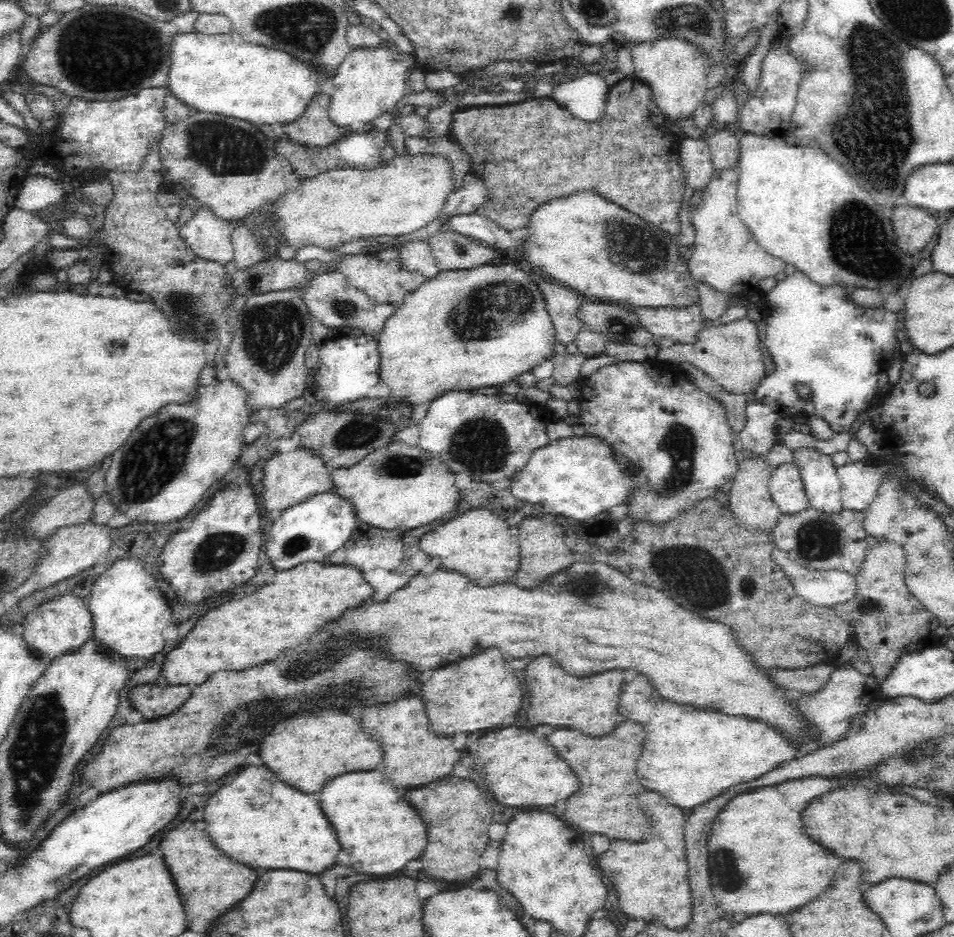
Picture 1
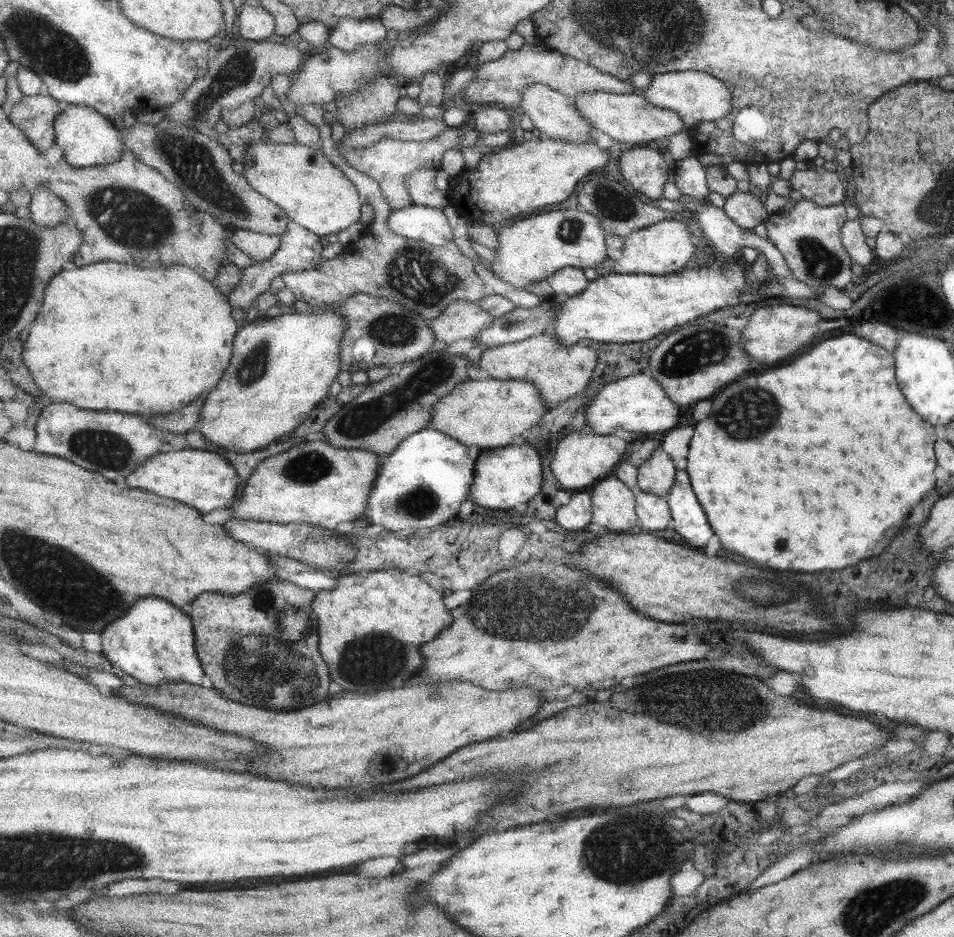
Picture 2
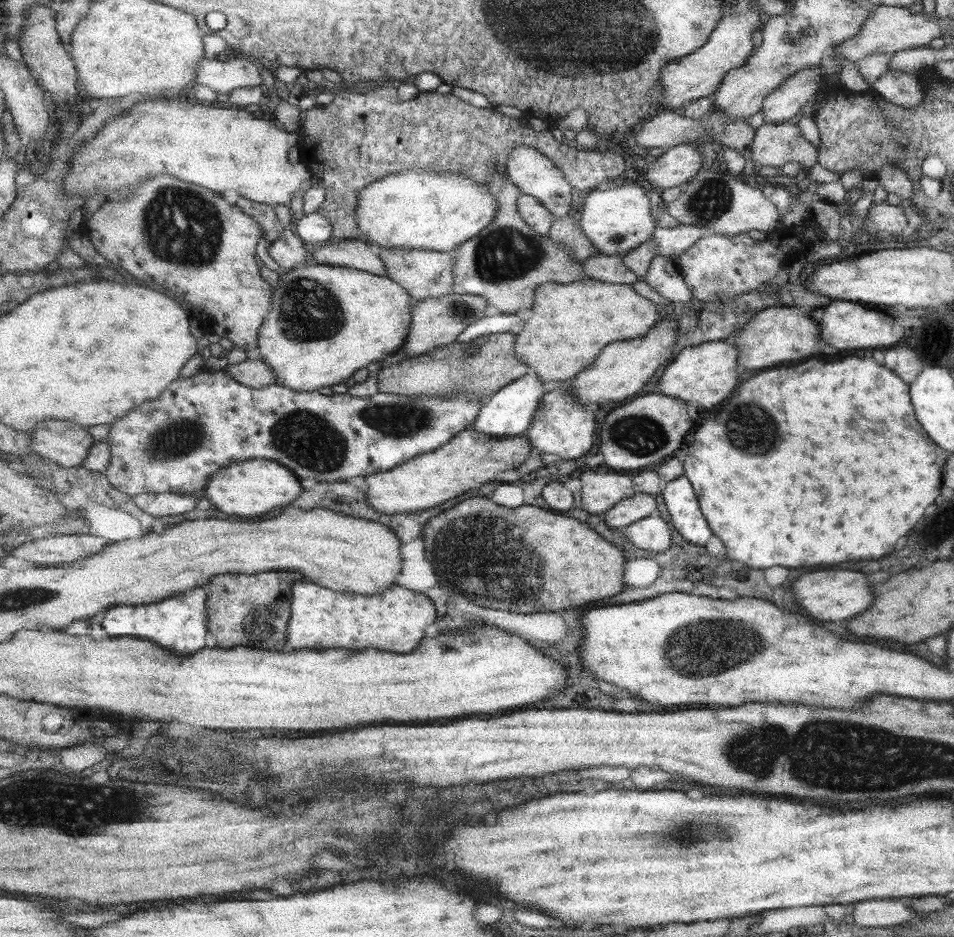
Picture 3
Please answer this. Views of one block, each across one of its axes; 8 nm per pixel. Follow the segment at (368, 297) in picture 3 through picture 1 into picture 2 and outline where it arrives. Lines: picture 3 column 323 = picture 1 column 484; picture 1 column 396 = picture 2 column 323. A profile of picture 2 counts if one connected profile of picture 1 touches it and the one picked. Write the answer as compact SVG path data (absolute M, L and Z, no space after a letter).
M315 308L311 314L297 314L285 310L283 316L265 318L257 322L247 322L235 340L235 358L231 368L223 376L217 388L211 390L201 420L201 434L205 440L233 450L237 454L257 452L271 442L277 442L283 434L293 434L303 422L309 420L313 410L321 408L327 398L331 398L329 388L335 384L343 370L343 340L347 336L349 320L335 310Z

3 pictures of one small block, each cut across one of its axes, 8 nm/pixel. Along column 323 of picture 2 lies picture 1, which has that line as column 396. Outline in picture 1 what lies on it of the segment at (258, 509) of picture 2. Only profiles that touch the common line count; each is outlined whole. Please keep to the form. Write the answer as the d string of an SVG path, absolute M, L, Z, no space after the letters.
M390 442L352 466L330 472L330 492L340 496L352 506L358 524L368 524L380 530L394 528L420 528L442 520L444 514L450 514L458 506L460 490L454 486L456 474L444 466L436 456L430 456L420 446L414 448L408 442Z

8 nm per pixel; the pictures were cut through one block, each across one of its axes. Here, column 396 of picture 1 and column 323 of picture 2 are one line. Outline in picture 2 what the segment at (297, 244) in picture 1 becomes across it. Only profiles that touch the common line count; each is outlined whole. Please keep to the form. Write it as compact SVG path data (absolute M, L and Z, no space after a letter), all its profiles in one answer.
M253 142L245 162L245 178L251 186L281 206L293 222L309 228L319 236L337 234L361 218L361 206L365 206L359 188L347 174L333 164L321 150L305 144L271 144Z

